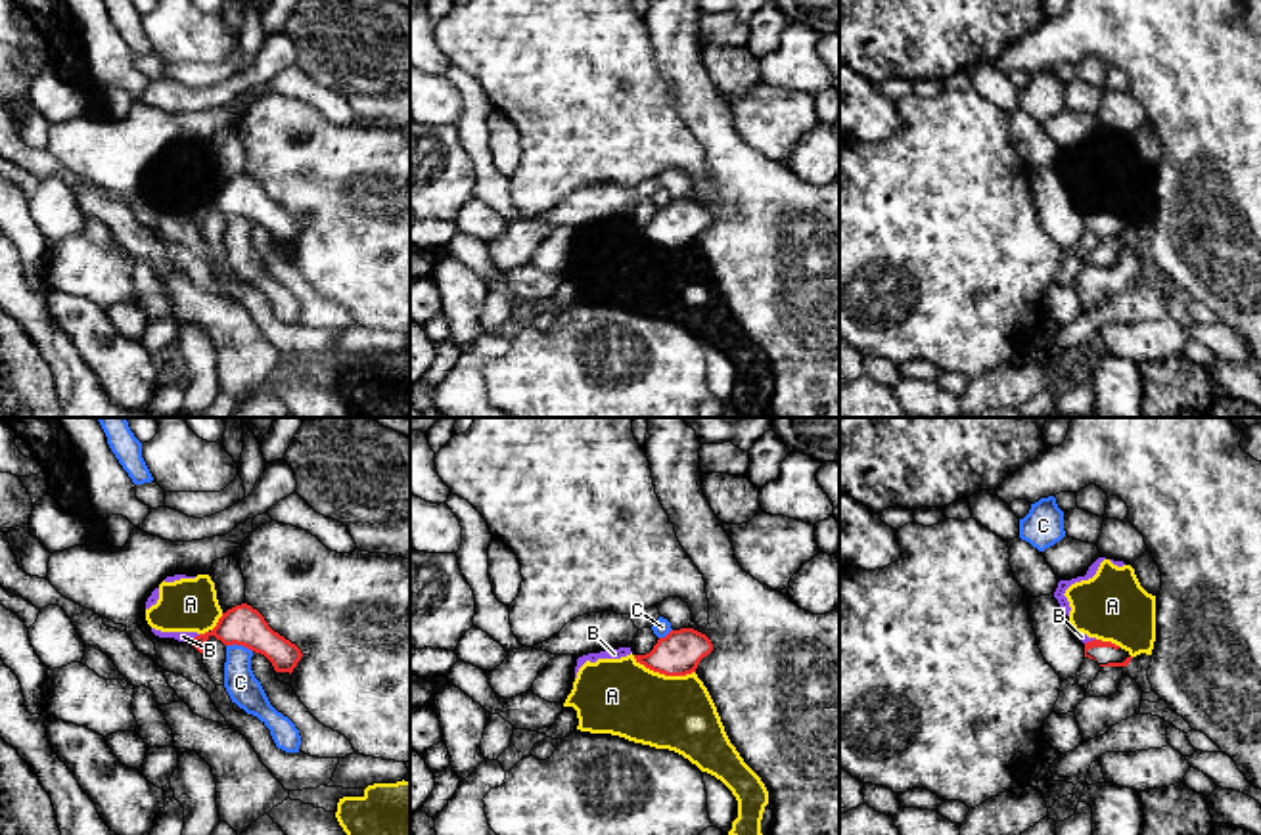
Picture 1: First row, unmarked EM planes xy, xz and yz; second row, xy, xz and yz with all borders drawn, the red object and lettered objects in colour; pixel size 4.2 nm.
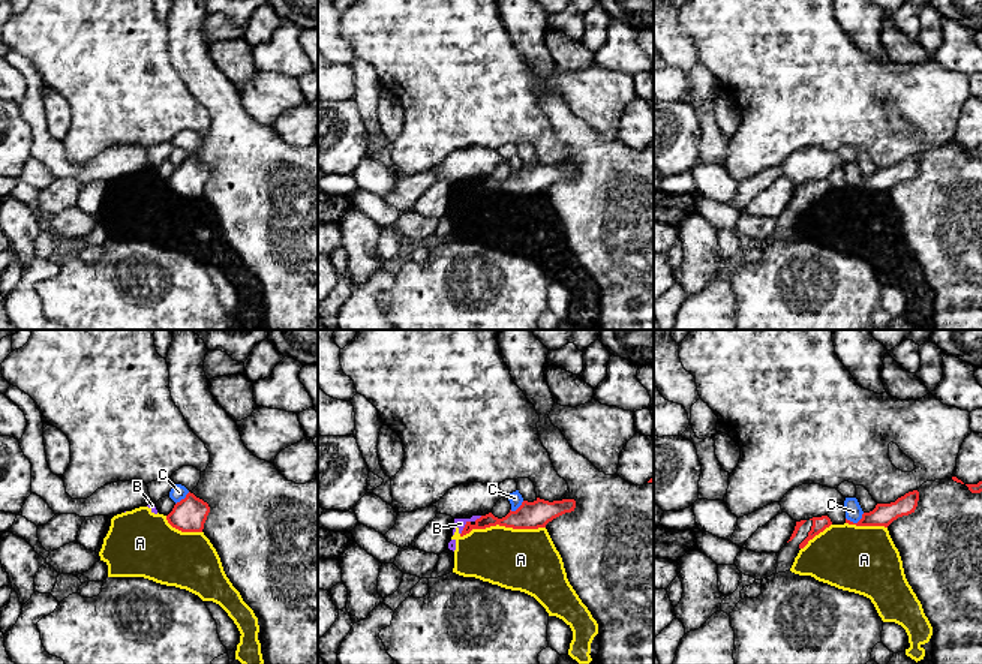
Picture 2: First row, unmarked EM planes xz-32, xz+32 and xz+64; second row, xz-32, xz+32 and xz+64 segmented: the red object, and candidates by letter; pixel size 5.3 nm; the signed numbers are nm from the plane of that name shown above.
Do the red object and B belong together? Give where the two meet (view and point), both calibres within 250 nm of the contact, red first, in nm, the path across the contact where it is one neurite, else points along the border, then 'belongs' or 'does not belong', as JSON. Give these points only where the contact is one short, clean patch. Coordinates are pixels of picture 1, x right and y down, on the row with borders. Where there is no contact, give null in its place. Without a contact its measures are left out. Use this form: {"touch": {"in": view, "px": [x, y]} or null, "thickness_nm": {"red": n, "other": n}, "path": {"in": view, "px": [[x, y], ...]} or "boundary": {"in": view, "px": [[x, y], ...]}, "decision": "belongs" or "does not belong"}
{"touch": {"in": "xy", "px": [196, 636]}, "thickness_nm": {"red": 170, "other": 50}, "boundary": {"in": "xy", "px": [[200, 634], [188, 640]]}, "decision": "does not belong"}

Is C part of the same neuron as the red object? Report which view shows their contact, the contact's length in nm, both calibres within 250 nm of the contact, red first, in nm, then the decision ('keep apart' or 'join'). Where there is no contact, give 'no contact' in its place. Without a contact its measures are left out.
xy | 120 nm | 170/140 nm | keep apart

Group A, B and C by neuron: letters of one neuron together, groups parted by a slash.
A B / C

